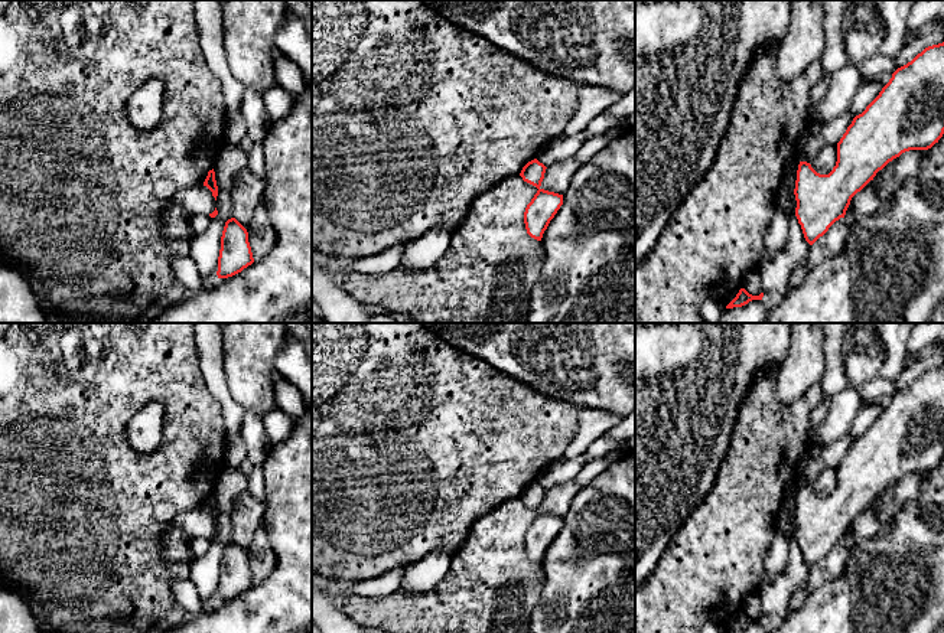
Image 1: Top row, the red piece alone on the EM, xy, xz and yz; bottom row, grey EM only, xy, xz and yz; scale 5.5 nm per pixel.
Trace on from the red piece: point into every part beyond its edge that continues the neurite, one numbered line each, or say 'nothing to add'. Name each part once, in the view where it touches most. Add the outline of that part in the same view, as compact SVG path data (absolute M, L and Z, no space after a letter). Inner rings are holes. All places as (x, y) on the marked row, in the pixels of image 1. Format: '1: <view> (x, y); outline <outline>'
nothing to add

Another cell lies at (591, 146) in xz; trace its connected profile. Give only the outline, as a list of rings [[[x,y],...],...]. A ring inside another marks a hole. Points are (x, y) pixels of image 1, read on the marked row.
[[[605,136],[587,138],[576,153],[576,159],[580,164],[586,164],[598,151],[603,150],[609,141]]]

